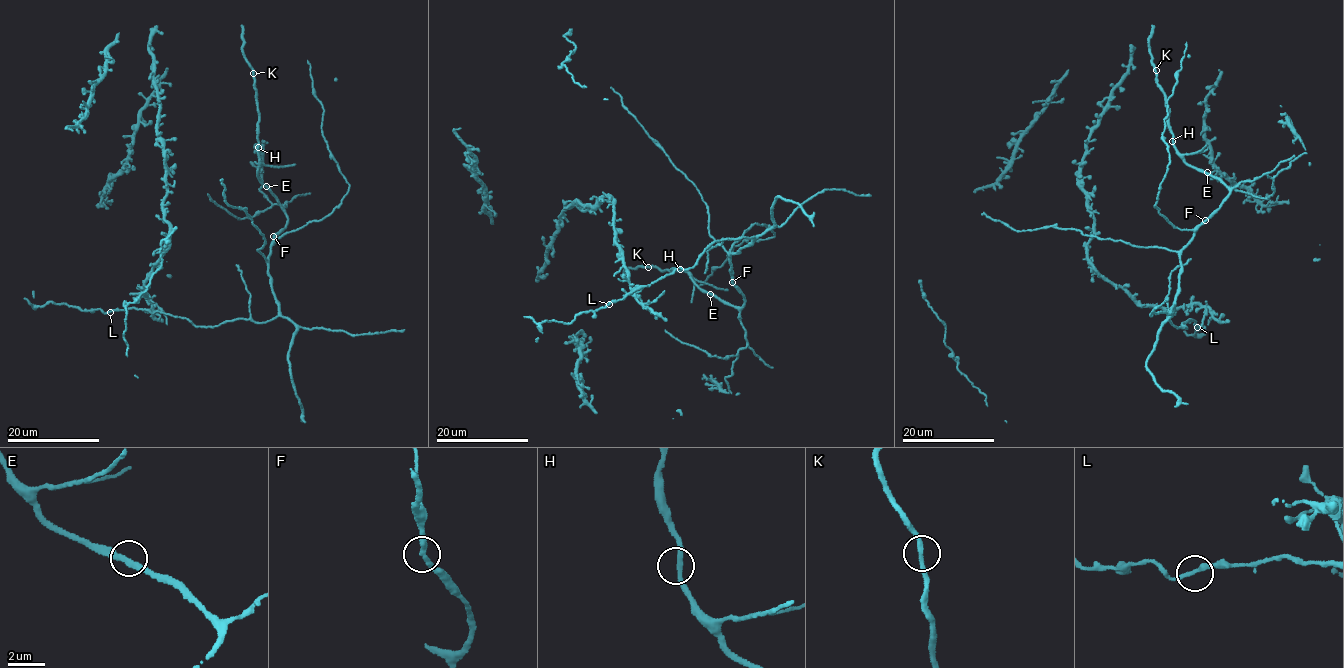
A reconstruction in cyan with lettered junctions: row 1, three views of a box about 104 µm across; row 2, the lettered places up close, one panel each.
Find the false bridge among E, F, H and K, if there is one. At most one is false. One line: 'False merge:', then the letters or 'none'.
False merge: none

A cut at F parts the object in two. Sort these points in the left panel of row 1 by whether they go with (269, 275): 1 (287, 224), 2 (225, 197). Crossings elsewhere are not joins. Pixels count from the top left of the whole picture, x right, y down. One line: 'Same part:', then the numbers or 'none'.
Same part: 2

